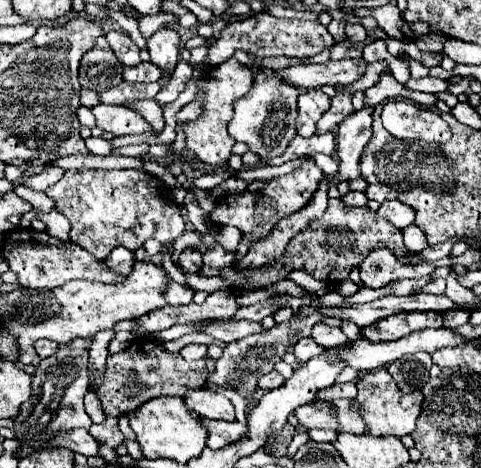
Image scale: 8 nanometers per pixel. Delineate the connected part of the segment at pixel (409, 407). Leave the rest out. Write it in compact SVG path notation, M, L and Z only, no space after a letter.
M386 368L376 372L358 372L356 388L358 388L356 394L358 414L364 418L372 436L404 436L416 428L416 420L420 416L424 400L420 390L414 390L410 394L402 392Z

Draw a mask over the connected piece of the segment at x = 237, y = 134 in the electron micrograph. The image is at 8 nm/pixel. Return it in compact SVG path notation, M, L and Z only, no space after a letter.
M260 70L254 76L252 90L244 94L244 98L234 102L234 116L228 122L228 132L234 140L246 142L252 152L260 154L262 160L270 160L280 156L288 142L296 136L296 116L298 116L298 90L296 86L288 86L284 80L276 78L276 74L266 74Z

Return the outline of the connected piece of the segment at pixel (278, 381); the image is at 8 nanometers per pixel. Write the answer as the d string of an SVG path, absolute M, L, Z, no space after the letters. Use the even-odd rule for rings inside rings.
M272 370L272 372L268 372L268 374L264 374L264 376L258 378L258 388L264 390L264 392L274 390L274 388L278 388L282 384L284 384L284 378L276 370Z

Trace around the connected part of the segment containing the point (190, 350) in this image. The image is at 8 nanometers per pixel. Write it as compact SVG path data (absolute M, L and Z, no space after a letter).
M190 344L181 349L180 355L188 361L198 360L207 356L207 348L203 344Z

